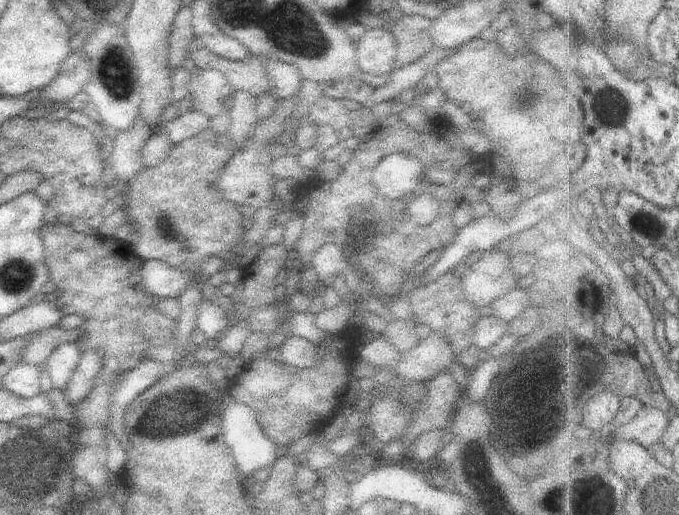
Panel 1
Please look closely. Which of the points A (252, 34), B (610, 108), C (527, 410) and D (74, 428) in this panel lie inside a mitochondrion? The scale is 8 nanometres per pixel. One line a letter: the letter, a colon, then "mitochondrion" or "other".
A: other
B: mitochondrion
C: mitochondrion
D: other

